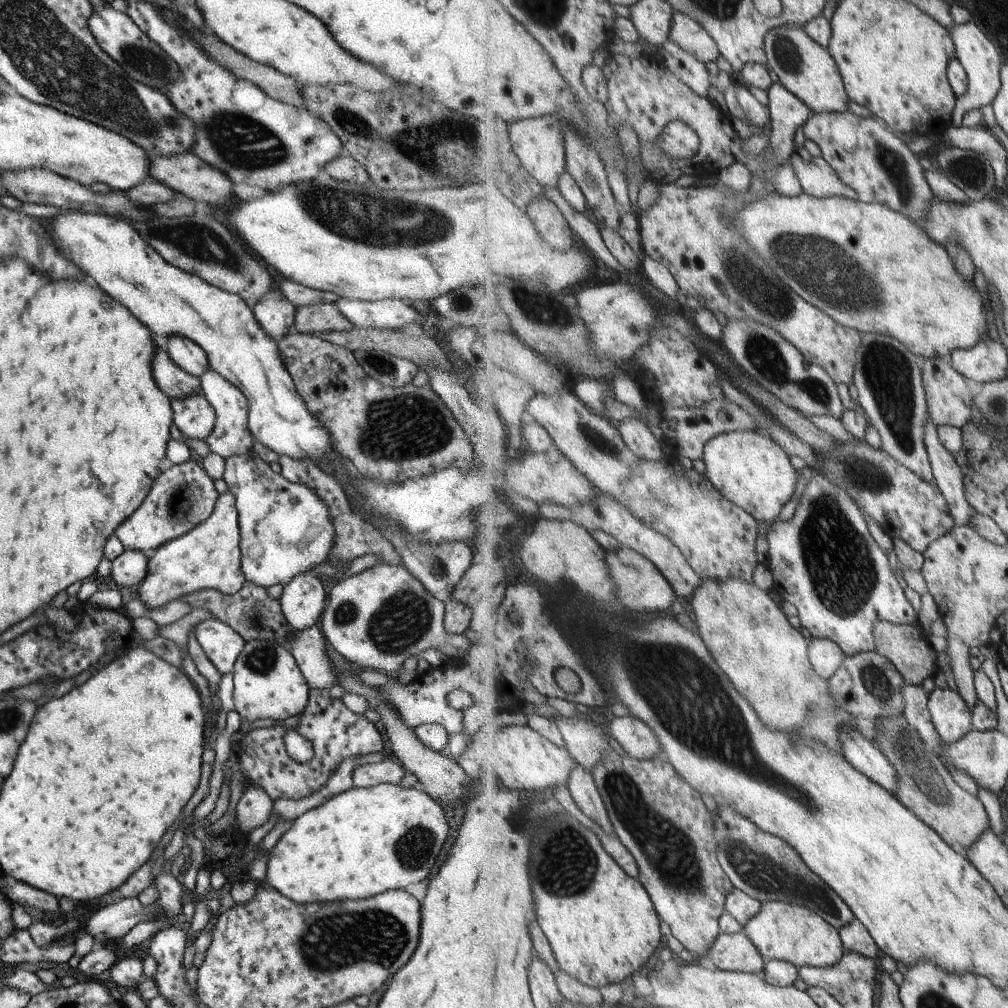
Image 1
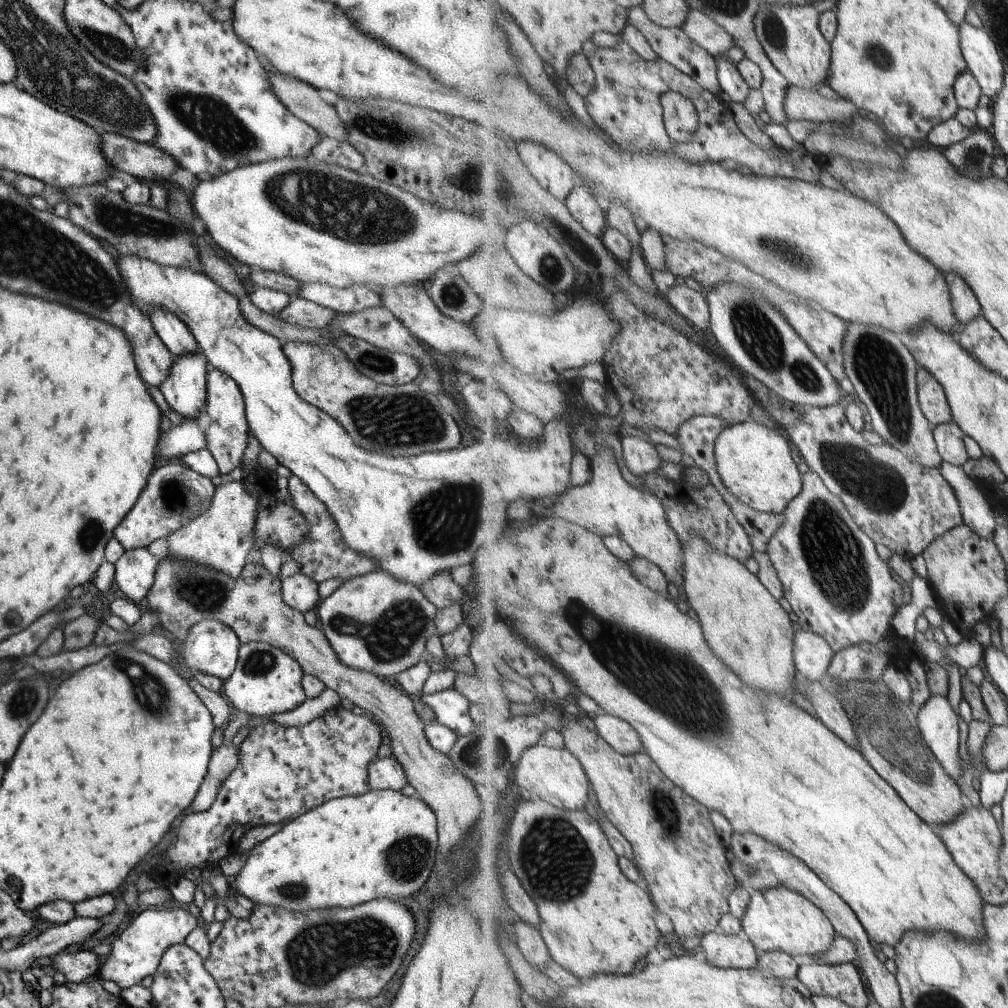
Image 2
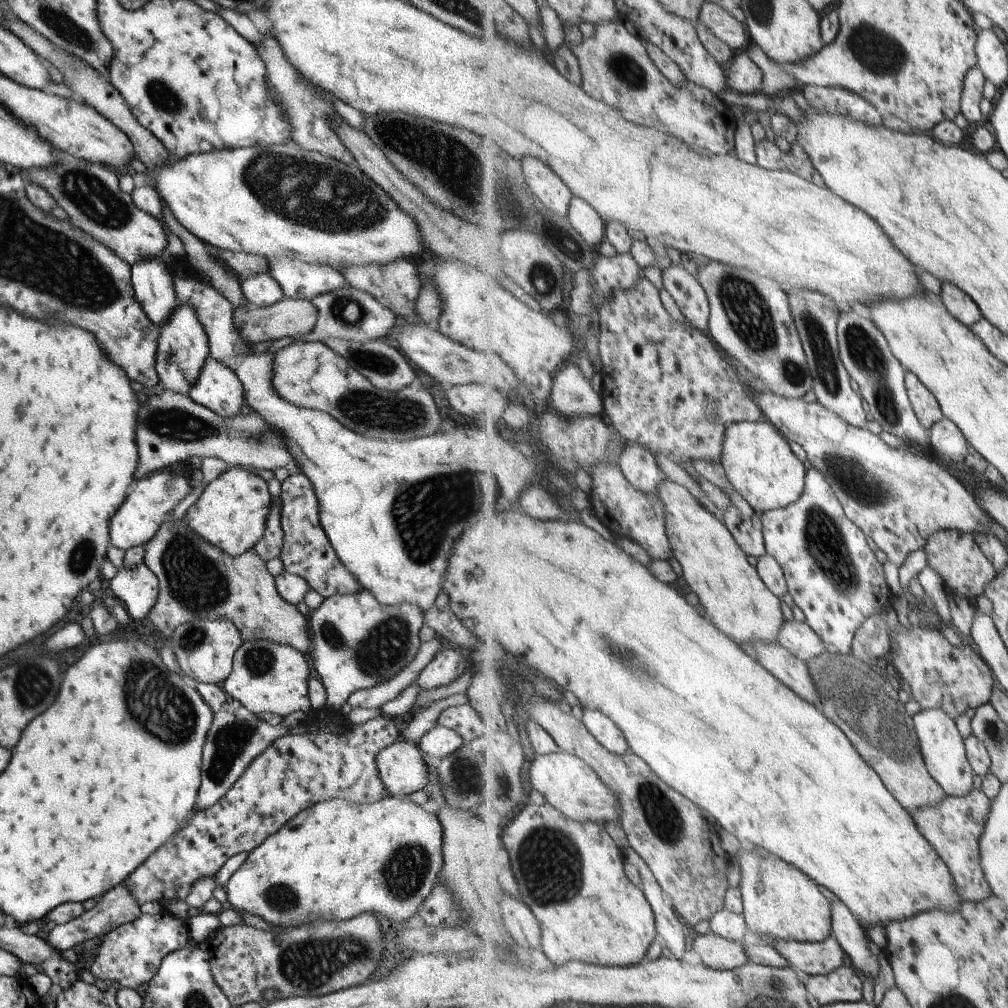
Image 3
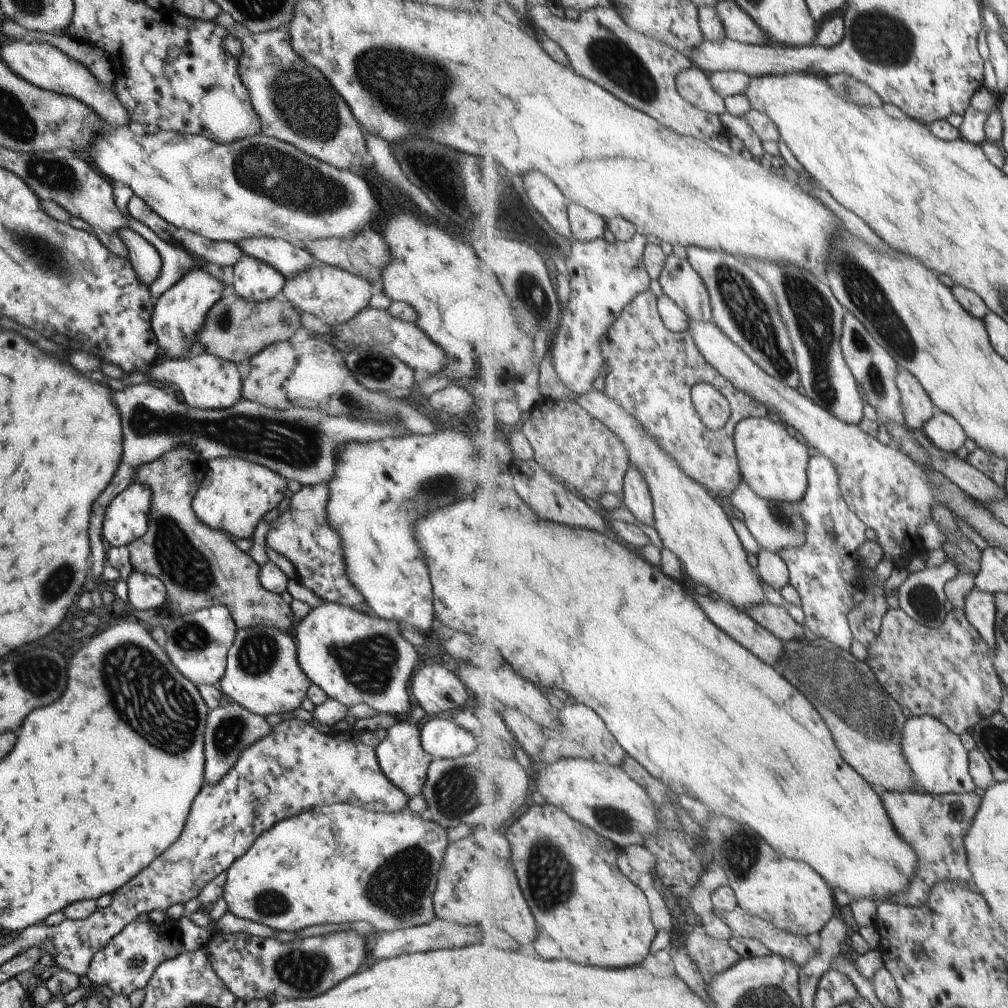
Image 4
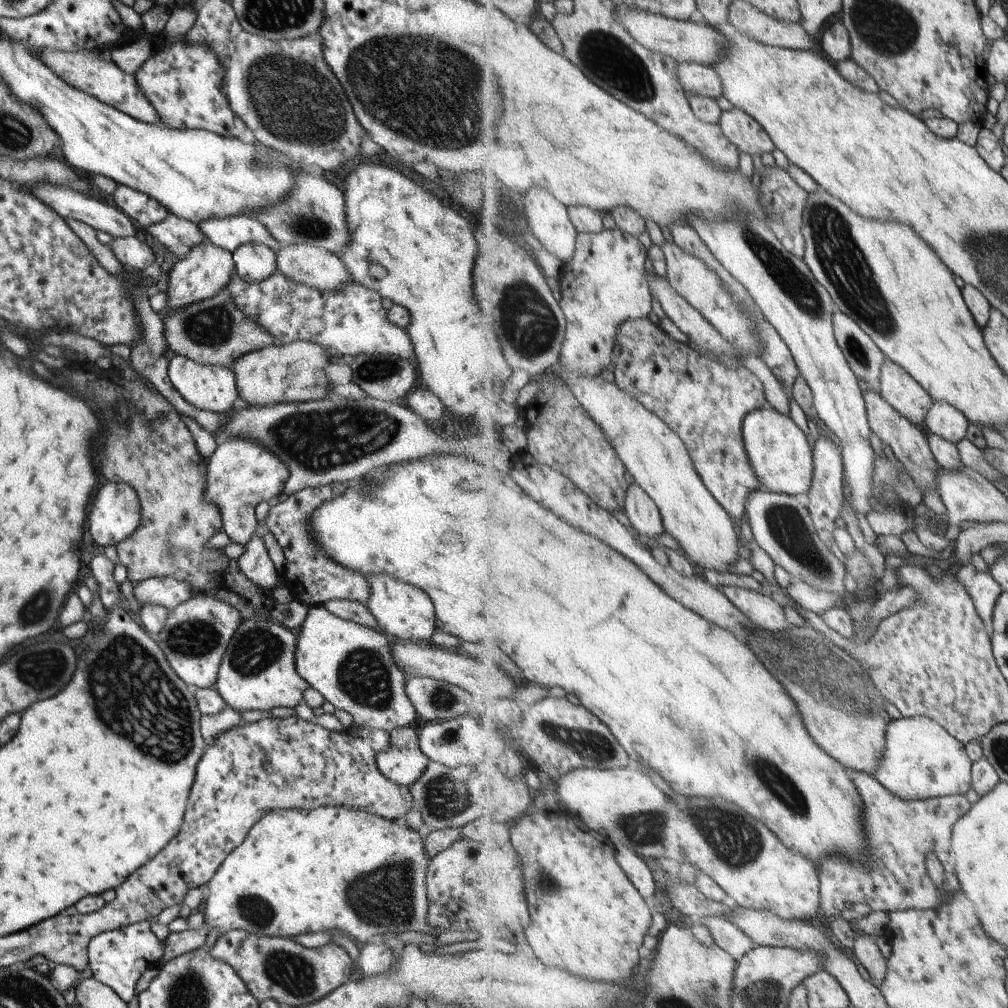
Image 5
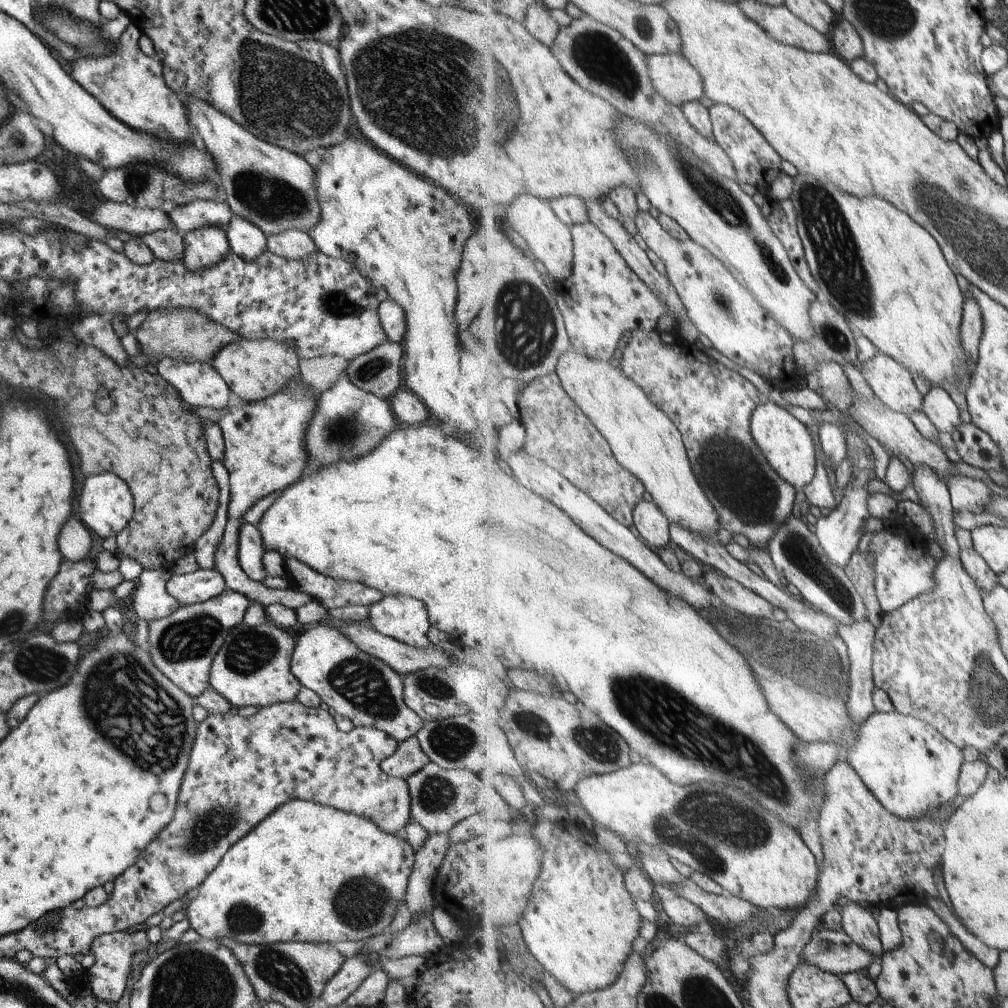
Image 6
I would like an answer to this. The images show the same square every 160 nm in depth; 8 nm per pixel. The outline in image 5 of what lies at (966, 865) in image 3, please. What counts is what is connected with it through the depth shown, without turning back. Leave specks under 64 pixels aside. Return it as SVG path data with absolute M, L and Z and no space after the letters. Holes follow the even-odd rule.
M852 772L852 779L854 783L857 785L858 791L861 793L863 797L864 807L866 808L864 814L864 823L866 824L866 831L868 832L868 841L872 846L872 854L870 857L874 858L874 862L871 865L865 865L864 863L855 863L854 861L849 861L846 857L842 855L834 855L833 857L828 857L821 868L819 869L821 888L822 888L822 903L820 908L820 920L824 916L837 916L843 912L843 907L845 904L857 904L857 903L865 903L872 906L872 910L882 910L886 913L890 911L898 910L909 910L909 909L934 909L938 907L938 904L946 899L947 892L954 894L955 891L958 891L962 888L960 885L960 880L955 872L955 860L953 860L952 848L953 848L953 836L954 836L954 826L961 820L971 809L973 804L967 800L967 796L965 795L957 795L957 796L948 796L948 797L935 797L932 799L923 799L923 800L914 800L908 801L894 795L888 788L885 788L883 784L881 784L873 775L868 775L864 772ZM931 854L936 854L939 857L939 860L942 862L943 868L947 872L947 884L943 887L939 887L934 883L934 880L930 877L930 872L928 871L927 859Z

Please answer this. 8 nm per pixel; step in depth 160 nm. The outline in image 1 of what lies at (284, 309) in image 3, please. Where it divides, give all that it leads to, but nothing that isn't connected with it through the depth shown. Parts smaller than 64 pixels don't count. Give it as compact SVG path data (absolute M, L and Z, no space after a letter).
M333 303L297 307L294 311L292 331L297 334L317 336L320 332L350 331L353 328Z

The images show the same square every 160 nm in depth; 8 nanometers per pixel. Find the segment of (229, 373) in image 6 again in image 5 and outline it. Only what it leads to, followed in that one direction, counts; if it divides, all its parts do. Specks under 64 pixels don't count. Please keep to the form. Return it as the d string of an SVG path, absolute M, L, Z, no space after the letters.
M311 341L267 345L236 358L230 368L234 374L238 401L249 407L277 403L302 403L332 396L324 367L331 360L328 350Z

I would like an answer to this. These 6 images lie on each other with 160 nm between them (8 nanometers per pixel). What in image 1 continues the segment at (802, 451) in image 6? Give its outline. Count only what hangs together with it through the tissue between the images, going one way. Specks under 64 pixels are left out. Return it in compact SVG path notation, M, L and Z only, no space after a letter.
M749 431L723 433L712 438L704 450L706 475L715 488L732 503L743 507L755 517L760 528L757 536L757 560L766 563L769 552L766 524L771 526L780 518L783 507L790 502L799 475L793 468L786 450L767 434Z

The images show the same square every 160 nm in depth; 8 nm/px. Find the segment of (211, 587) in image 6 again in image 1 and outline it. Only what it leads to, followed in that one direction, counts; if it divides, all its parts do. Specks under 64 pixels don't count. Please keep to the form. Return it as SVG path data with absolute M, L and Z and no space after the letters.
M123 549L110 563L110 578L117 586L135 586L146 573L147 559L141 551Z

